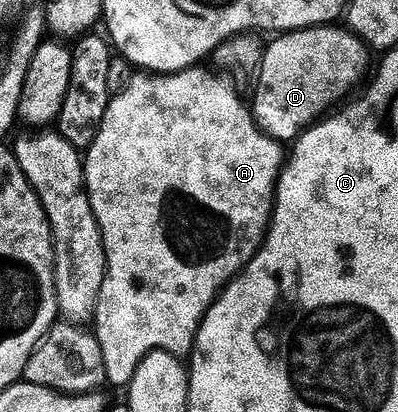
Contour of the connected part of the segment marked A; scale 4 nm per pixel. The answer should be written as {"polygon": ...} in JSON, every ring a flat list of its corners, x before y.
{"polygon":[[196,66,187,68,184,72,169,72,166,74,135,74,135,77,124,86,123,89,116,91,112,95,109,106,105,110,105,118,99,127,99,133,95,135,95,140,91,147,85,152,85,166,84,176,87,179,87,193,91,199,93,206,93,214,99,223,99,232,103,235,103,249,107,255,107,273,105,274,105,282,103,289,99,295,99,308,95,312,95,319,93,321,93,331,95,336,101,342,101,354,105,354,105,374,107,375,107,384,113,386,116,384,120,390,126,389,131,383,133,374,137,370,137,366,141,366,141,362,149,354,154,352,168,352,180,358,190,357,195,350,195,339,199,333,201,322,205,318,205,314,211,309,211,305,219,296,219,293,243,271,243,267,251,261,259,252,260,246,263,244,264,238,267,236,267,229,271,226,271,214,275,211,275,186,279,183,279,173,282,172,285,163,285,148,280,141,275,140,272,136,266,136,255,123,255,113,245,101,239,97,239,88,227,76,218,76,215,72,210,72,209,69,203,68,207,66]]}

